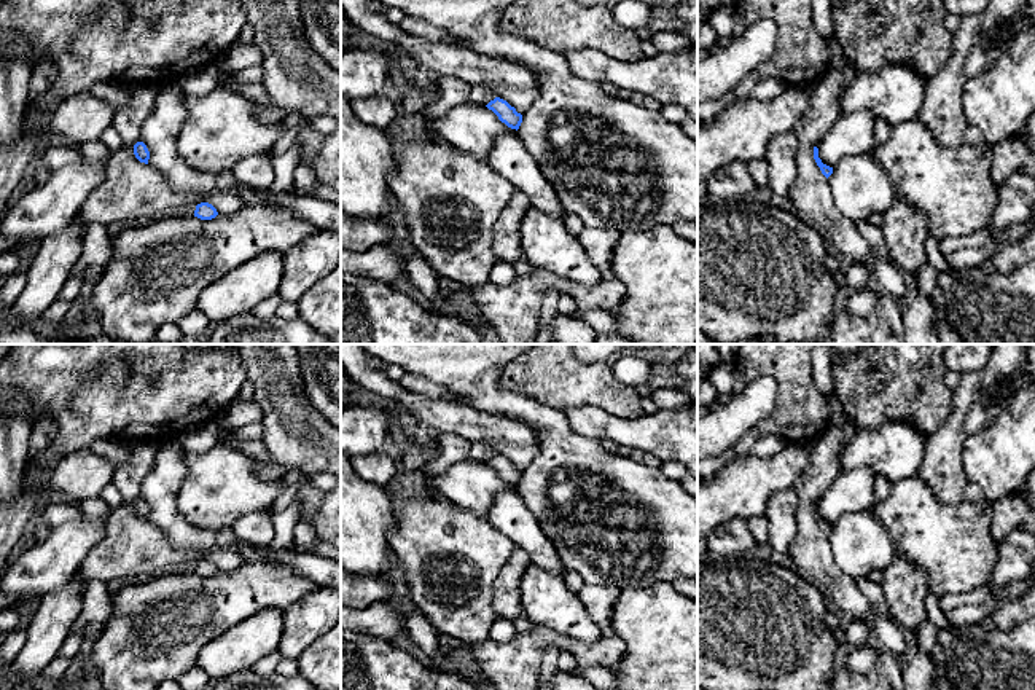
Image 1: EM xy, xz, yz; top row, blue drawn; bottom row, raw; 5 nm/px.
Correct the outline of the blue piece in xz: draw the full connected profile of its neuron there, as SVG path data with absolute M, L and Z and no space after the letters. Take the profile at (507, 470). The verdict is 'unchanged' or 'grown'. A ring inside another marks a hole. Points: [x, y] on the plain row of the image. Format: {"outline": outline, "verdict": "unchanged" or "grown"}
{"outline": "M495 454L486 462L489 467L492 467L502 480L505 480L511 486L519 486L522 480L522 472L516 468L514 464L511 464L506 457Z", "verdict": "unchanged"}

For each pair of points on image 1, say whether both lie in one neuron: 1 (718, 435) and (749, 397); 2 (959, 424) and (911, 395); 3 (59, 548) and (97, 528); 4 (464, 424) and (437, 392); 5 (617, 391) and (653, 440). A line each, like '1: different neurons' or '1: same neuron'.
1: same neuron
2: different neurons
3: same neuron
4: different neurons
5: different neurons

